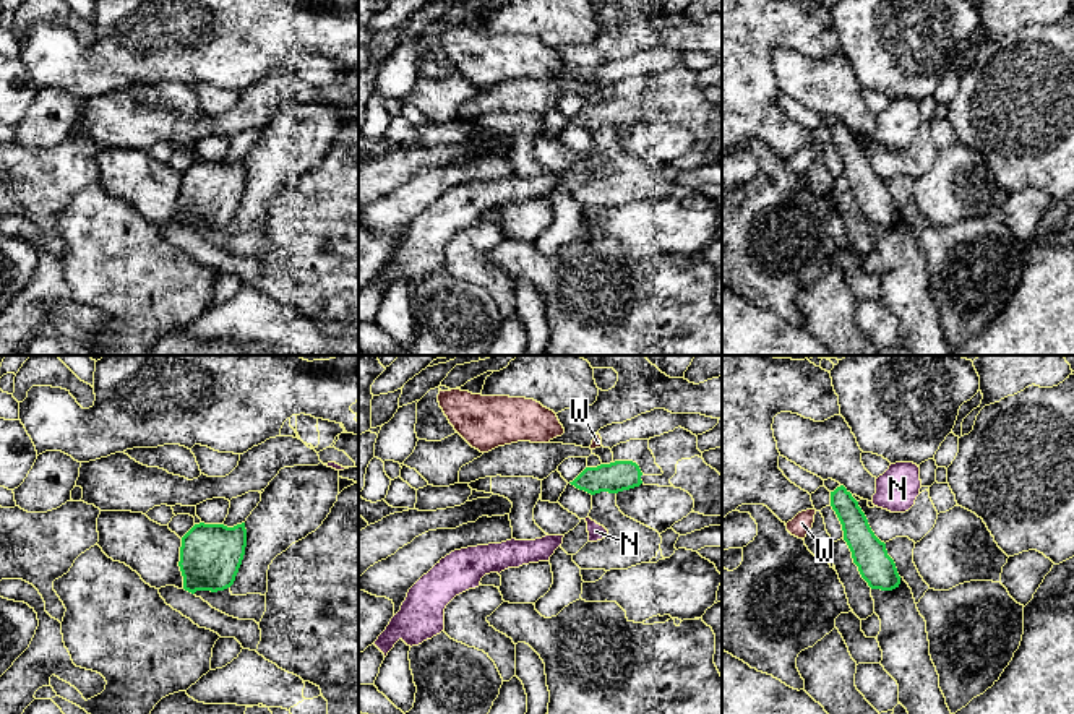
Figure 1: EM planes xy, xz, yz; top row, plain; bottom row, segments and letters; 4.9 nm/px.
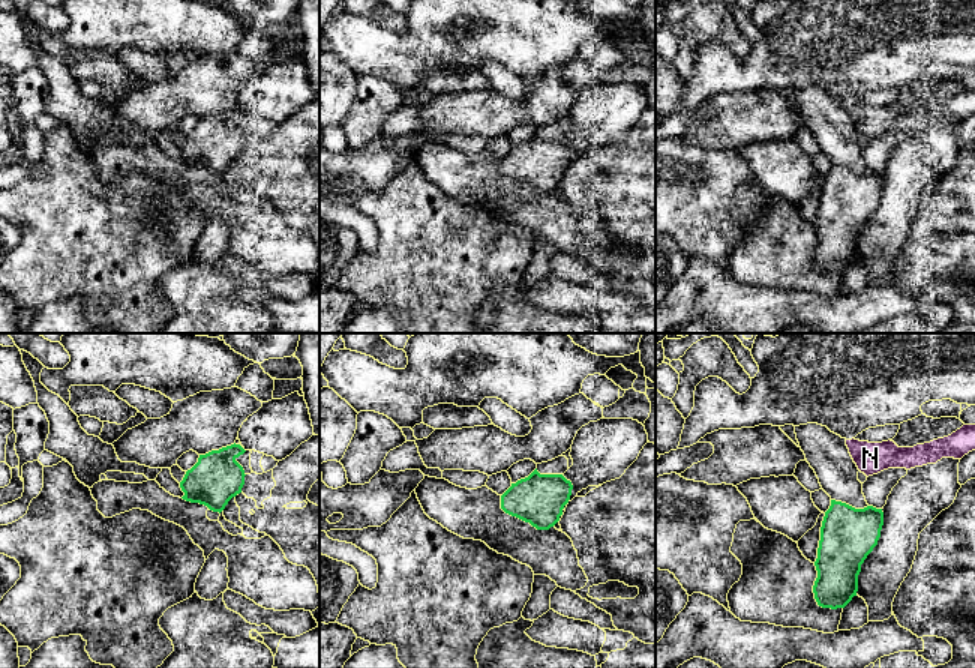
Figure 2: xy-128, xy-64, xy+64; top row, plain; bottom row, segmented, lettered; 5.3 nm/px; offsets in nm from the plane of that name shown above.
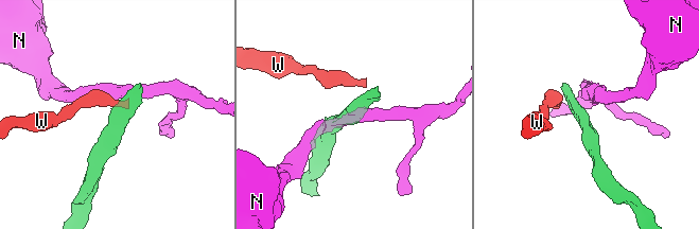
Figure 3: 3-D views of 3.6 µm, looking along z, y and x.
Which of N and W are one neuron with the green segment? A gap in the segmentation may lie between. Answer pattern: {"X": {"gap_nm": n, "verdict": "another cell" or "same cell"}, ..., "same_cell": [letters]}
{"N": {"gap_nm": 70, "verdict": "another cell"}, "W": {"gap_nm": 80, "verdict": "another cell"}, "same_cell": []}

